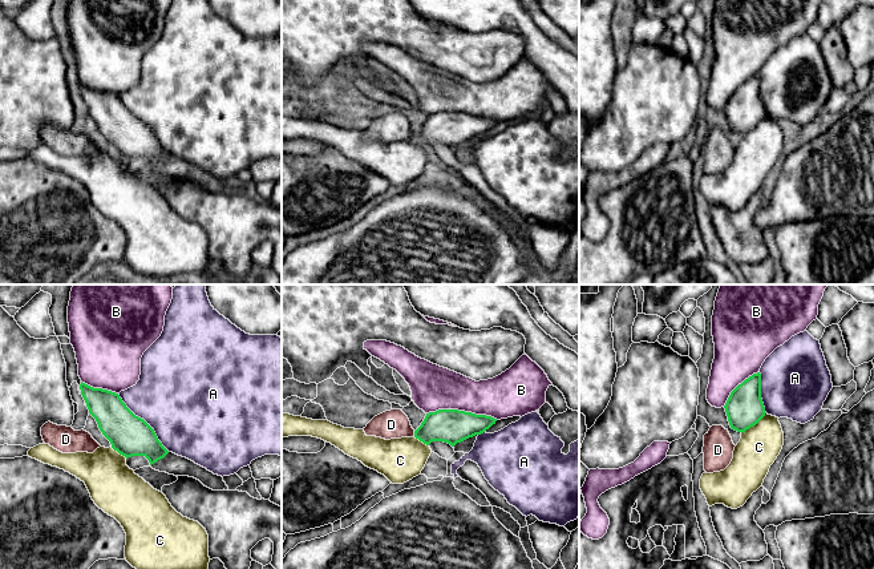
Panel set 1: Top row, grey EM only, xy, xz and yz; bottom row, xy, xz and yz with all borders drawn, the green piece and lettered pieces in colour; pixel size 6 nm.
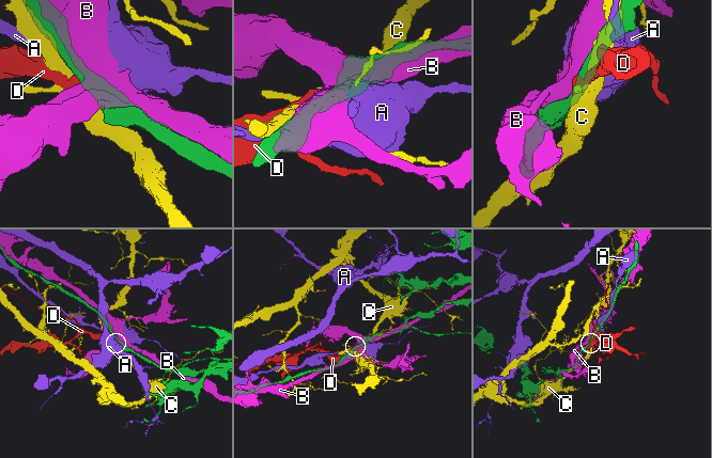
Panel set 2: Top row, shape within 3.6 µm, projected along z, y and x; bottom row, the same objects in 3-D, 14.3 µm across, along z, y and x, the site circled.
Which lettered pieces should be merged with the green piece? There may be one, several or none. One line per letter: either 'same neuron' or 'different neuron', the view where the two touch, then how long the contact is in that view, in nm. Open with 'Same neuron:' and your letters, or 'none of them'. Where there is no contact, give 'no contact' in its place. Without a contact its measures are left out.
Same neuron: none of them
A: different neuron | xy | 480 nm
B: different neuron | xz | 440 nm
C: different neuron | yz | 200 nm
D: different neuron | xz | 40 nm

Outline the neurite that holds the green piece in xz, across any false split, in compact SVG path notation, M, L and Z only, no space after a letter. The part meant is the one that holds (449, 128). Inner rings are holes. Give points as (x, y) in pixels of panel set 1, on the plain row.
M438 112L426 116L414 140L429 148L432 144L444 144L454 149L469 140L483 136L497 121L458 112Z

